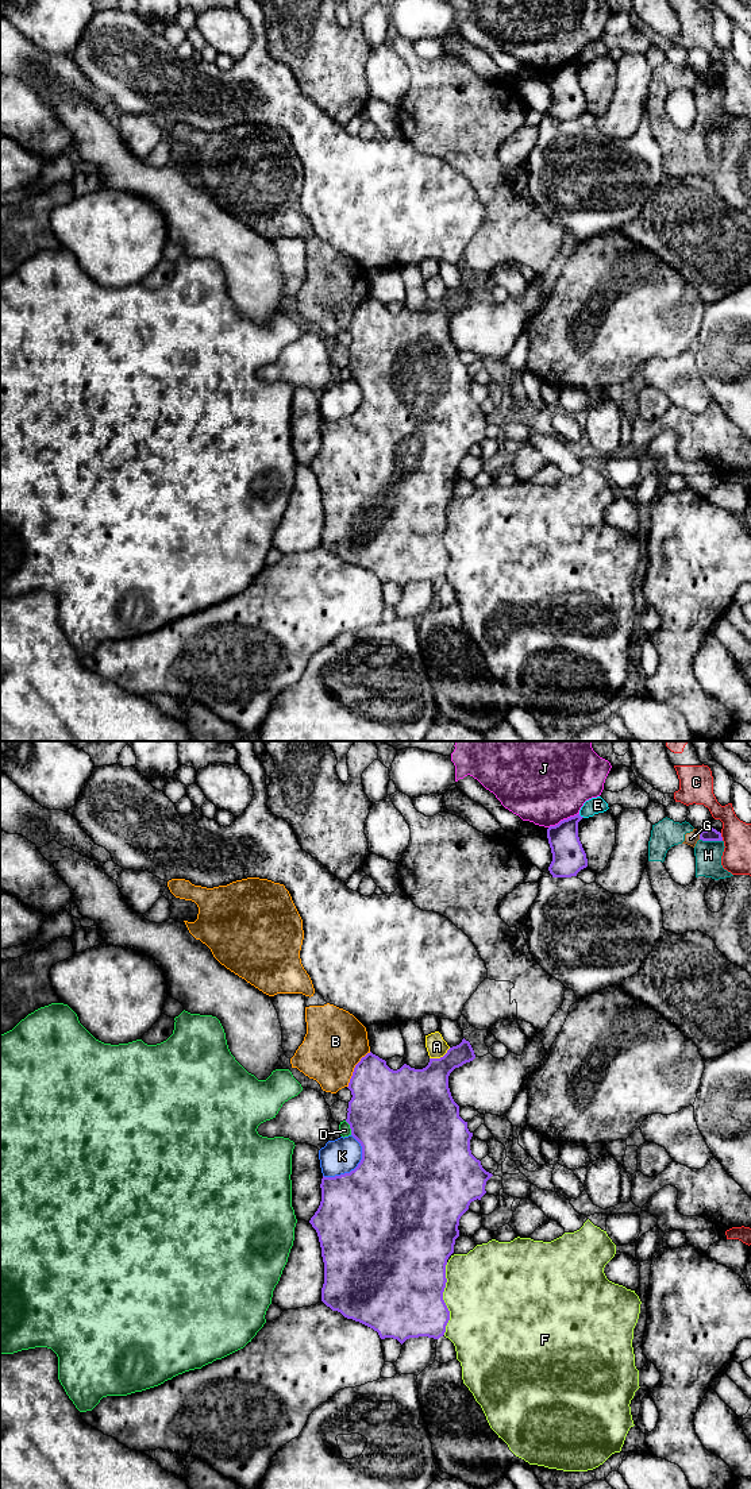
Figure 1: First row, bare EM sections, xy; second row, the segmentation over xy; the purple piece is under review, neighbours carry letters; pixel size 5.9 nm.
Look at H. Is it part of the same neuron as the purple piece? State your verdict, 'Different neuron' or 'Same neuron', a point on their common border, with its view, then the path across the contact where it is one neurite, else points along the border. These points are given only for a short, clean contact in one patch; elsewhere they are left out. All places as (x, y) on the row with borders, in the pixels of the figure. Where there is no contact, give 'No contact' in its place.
Different neuron. Touches purple at xy (711, 840). Boundary: xy (700, 838), (721, 841)

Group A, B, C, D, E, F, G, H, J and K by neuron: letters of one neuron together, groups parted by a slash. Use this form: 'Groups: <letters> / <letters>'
Groups: A / B / C / D / E / F / G H / J / K

